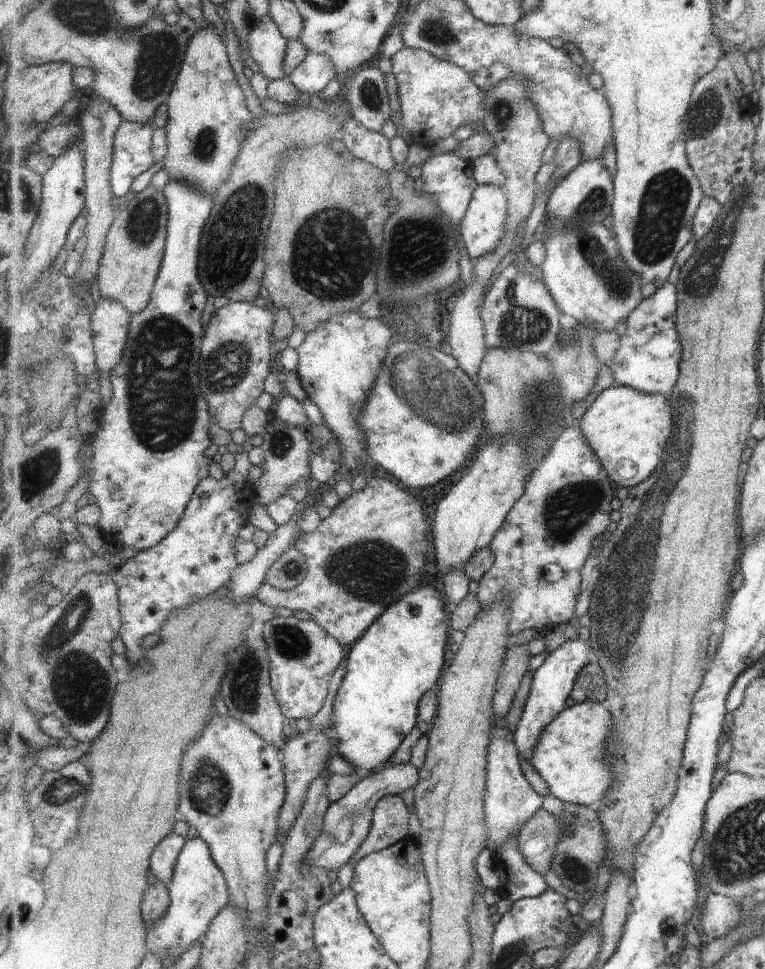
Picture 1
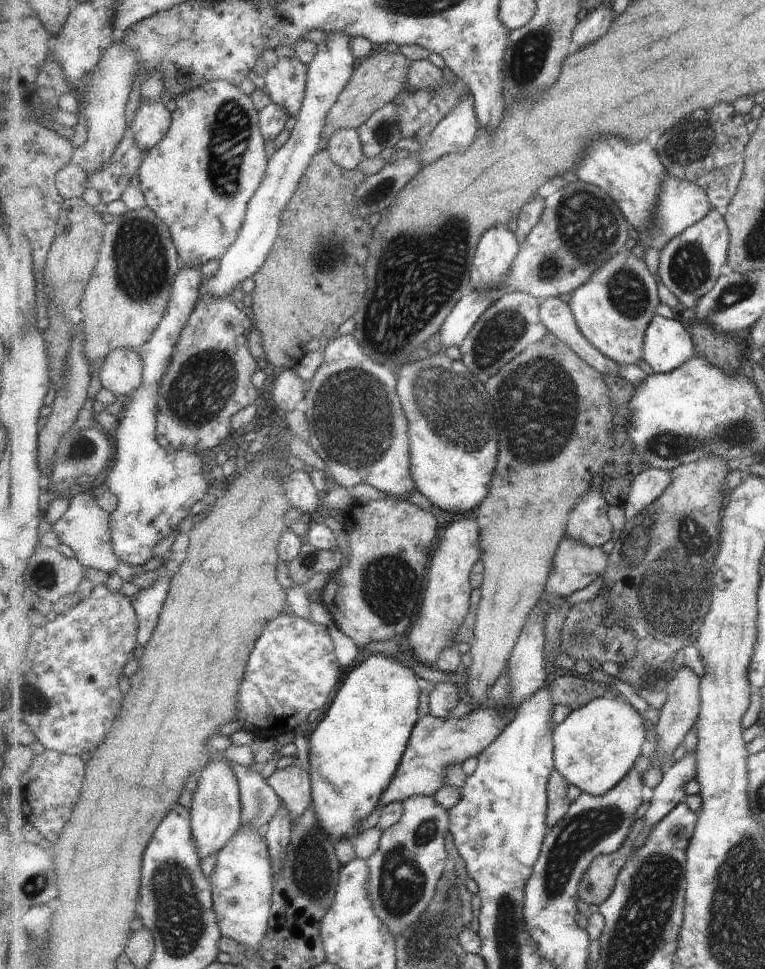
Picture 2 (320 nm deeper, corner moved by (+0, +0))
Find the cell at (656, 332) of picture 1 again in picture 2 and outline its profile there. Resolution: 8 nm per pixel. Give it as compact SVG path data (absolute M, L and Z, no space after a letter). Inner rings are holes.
M655 316L644 346L644 360L655 373L676 371L695 355L693 340L679 320Z

